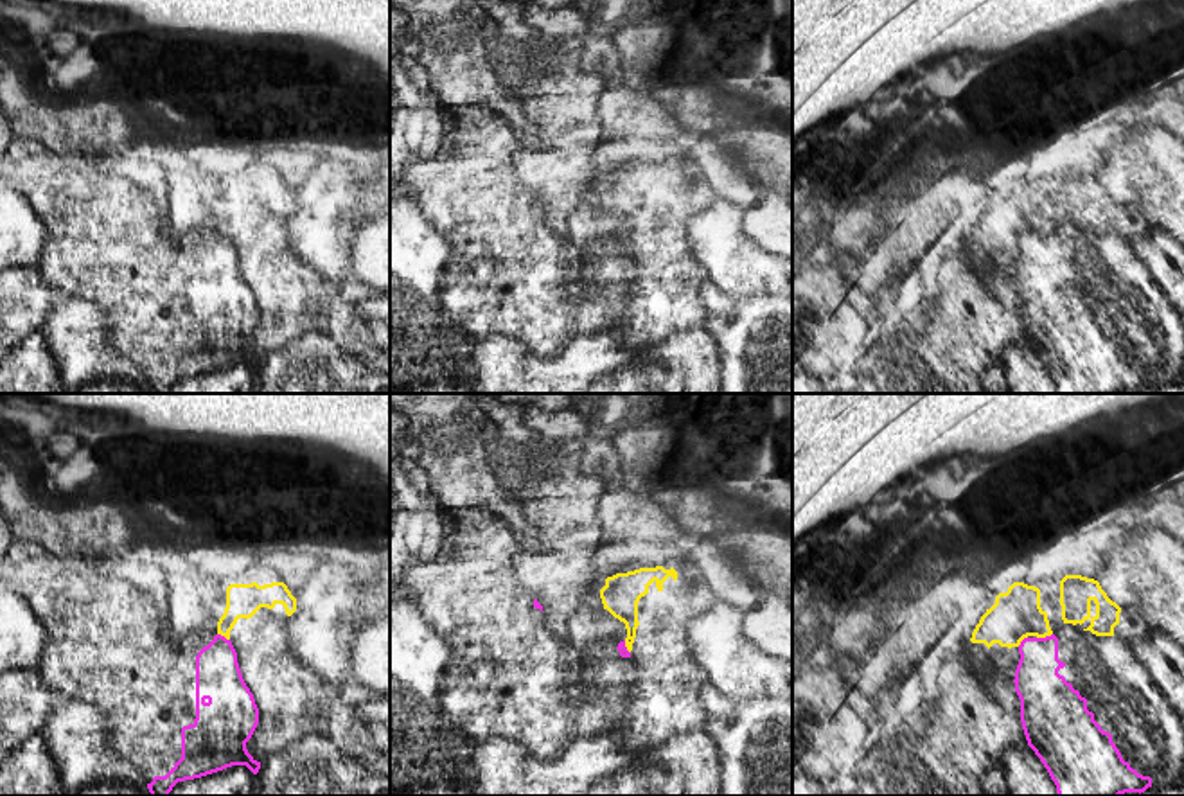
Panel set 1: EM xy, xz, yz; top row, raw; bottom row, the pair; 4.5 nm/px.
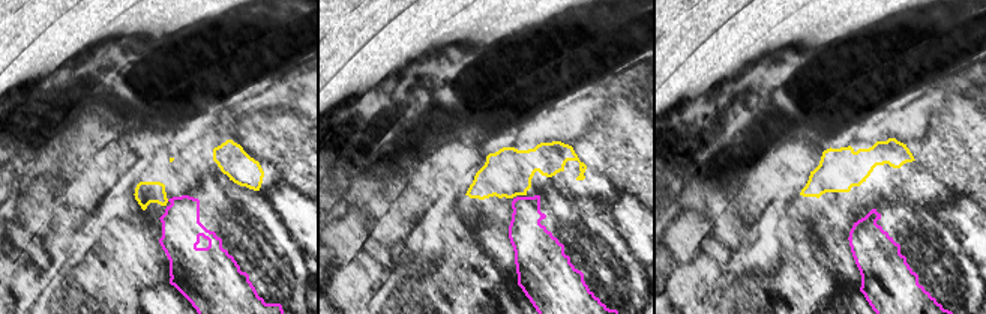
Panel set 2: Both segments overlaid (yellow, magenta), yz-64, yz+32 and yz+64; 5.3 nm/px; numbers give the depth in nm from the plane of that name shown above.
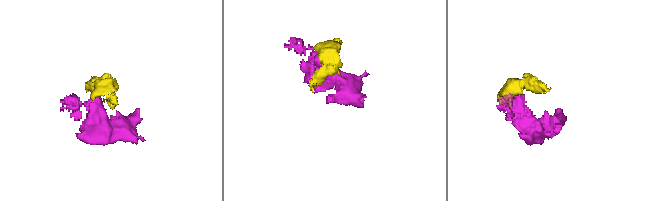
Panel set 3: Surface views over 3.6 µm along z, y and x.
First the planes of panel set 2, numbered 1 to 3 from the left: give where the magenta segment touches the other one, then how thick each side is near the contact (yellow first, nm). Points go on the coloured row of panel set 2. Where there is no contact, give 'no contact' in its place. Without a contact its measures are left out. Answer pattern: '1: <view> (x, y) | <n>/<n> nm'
1: no contact
2: no contact
3: no contact

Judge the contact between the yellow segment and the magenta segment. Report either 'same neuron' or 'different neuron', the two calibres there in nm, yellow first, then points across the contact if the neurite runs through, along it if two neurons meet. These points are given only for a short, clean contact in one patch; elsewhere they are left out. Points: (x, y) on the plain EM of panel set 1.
different neuron | 220/220 nm | along yz (1051, 230), (1037, 236)

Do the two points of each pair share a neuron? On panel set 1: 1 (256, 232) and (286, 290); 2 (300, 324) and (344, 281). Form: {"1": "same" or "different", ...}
{"1": "same", "2": "different"}

